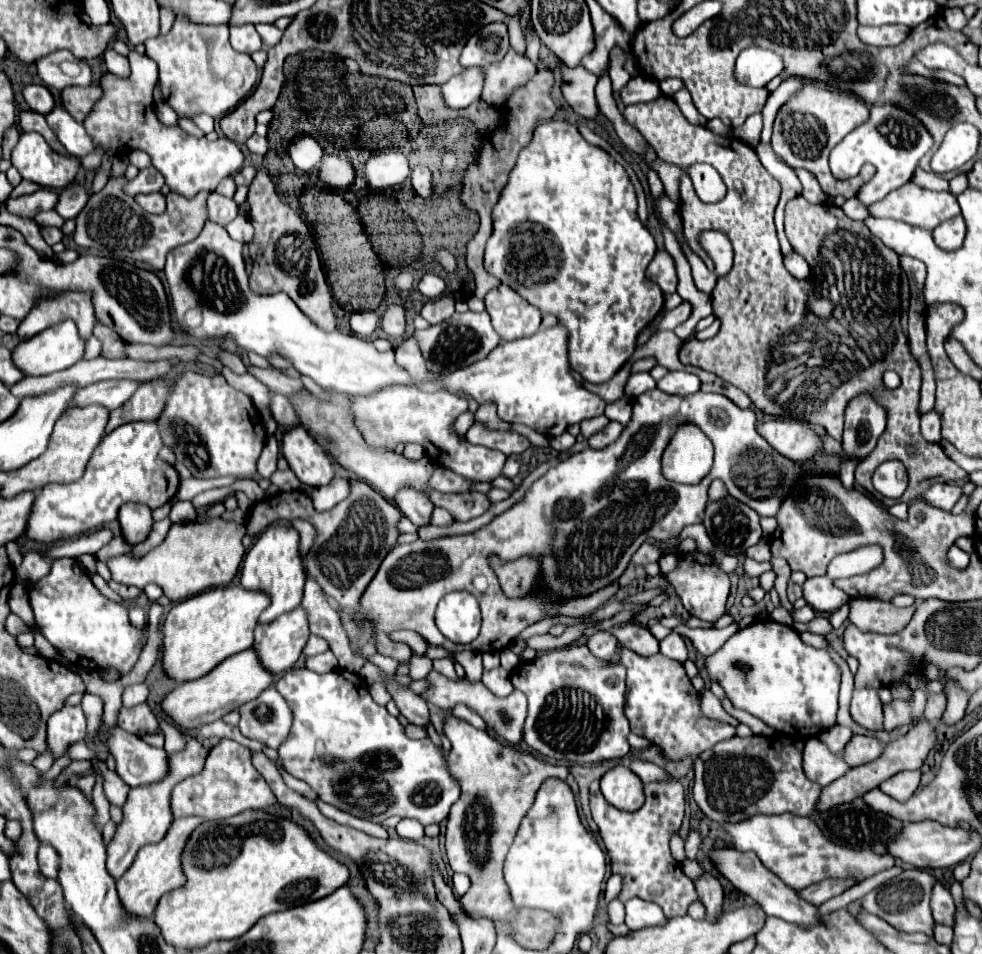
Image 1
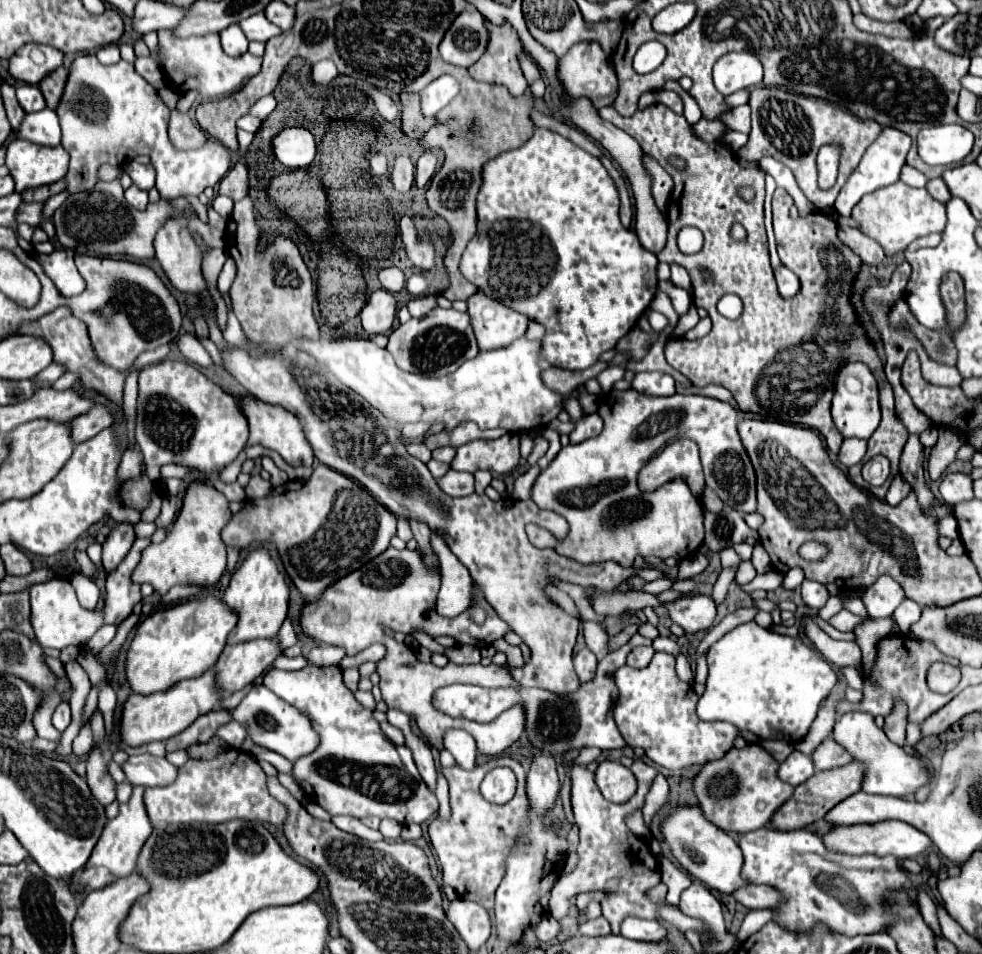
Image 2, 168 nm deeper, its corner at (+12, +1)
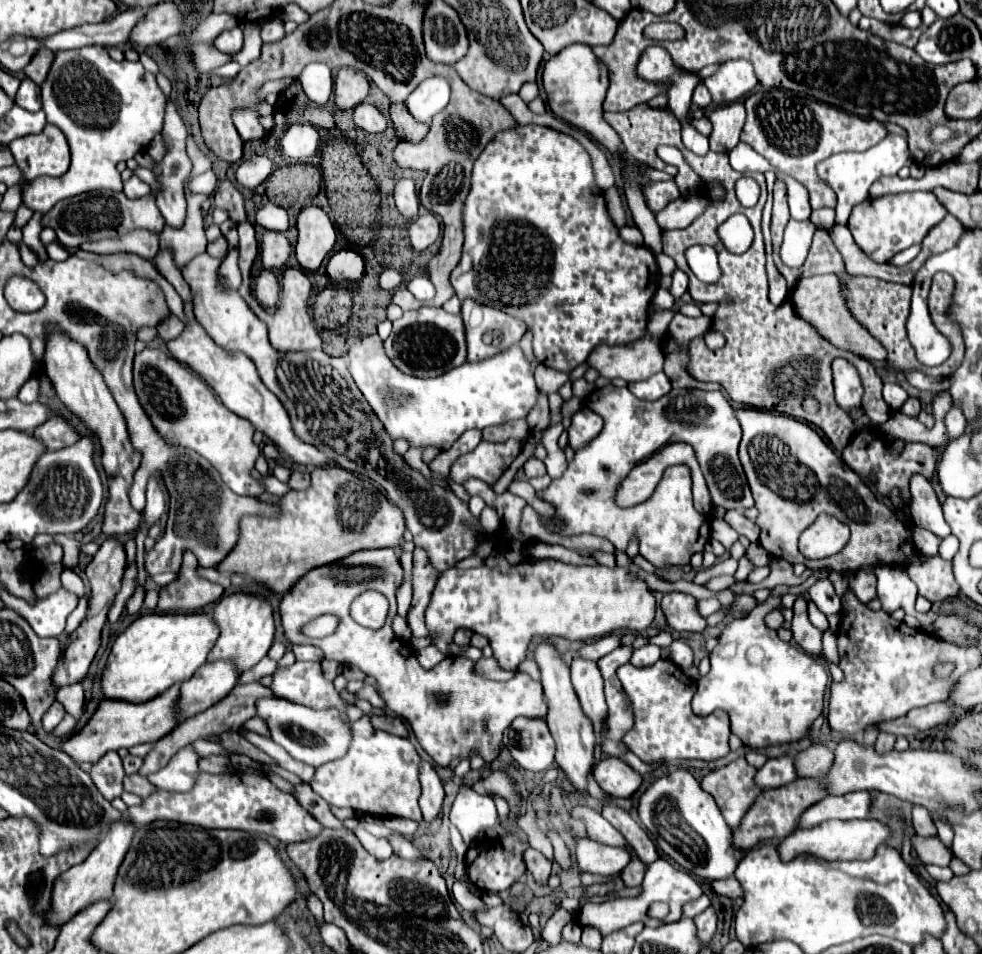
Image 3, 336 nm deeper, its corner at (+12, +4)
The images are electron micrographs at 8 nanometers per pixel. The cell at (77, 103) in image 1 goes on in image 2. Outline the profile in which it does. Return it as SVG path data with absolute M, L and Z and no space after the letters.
M60 67L60 71L52 71L52 75L44 77L44 81L38 83L38 87L40 87L50 109L56 109L58 103L60 103L60 95L62 95L62 89L64 89L66 75L68 75L68 69Z

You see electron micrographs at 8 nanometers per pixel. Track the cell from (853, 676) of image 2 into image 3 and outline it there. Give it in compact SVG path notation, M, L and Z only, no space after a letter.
M826 630L824 632L824 658L828 658L828 662L838 664L838 648L836 648L836 632L834 630Z

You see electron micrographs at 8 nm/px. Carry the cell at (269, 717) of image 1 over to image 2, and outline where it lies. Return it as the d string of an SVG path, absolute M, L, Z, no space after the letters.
M262 683L256 685L242 699L242 703L232 711L232 717L234 717L234 721L238 721L240 725L246 727L246 731L254 743L258 743L270 751L276 751L290 761L300 759L300 755L312 753L320 745L320 737L316 735L310 719L306 715L302 715L300 711L296 711L296 707L292 707L290 703L284 703L280 697L276 697L272 691L268 691Z

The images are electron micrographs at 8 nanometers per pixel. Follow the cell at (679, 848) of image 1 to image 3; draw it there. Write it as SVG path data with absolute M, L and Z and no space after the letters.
M662 658L646 668L624 664L618 668L618 678L632 704L634 714L634 726L628 730L622 742L642 762L652 764L658 760L686 760L686 758L718 760L730 754L728 716L724 712L720 712L718 716L712 714L704 718L694 716L690 700L696 694L696 682L684 676L674 662Z

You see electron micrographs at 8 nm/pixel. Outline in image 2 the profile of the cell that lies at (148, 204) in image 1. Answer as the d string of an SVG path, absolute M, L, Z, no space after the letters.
M132 185L130 189L126 189L126 201L132 205L132 207L136 207L136 209L146 209L146 205L148 205L148 191L140 191L140 187L136 187L136 185Z

